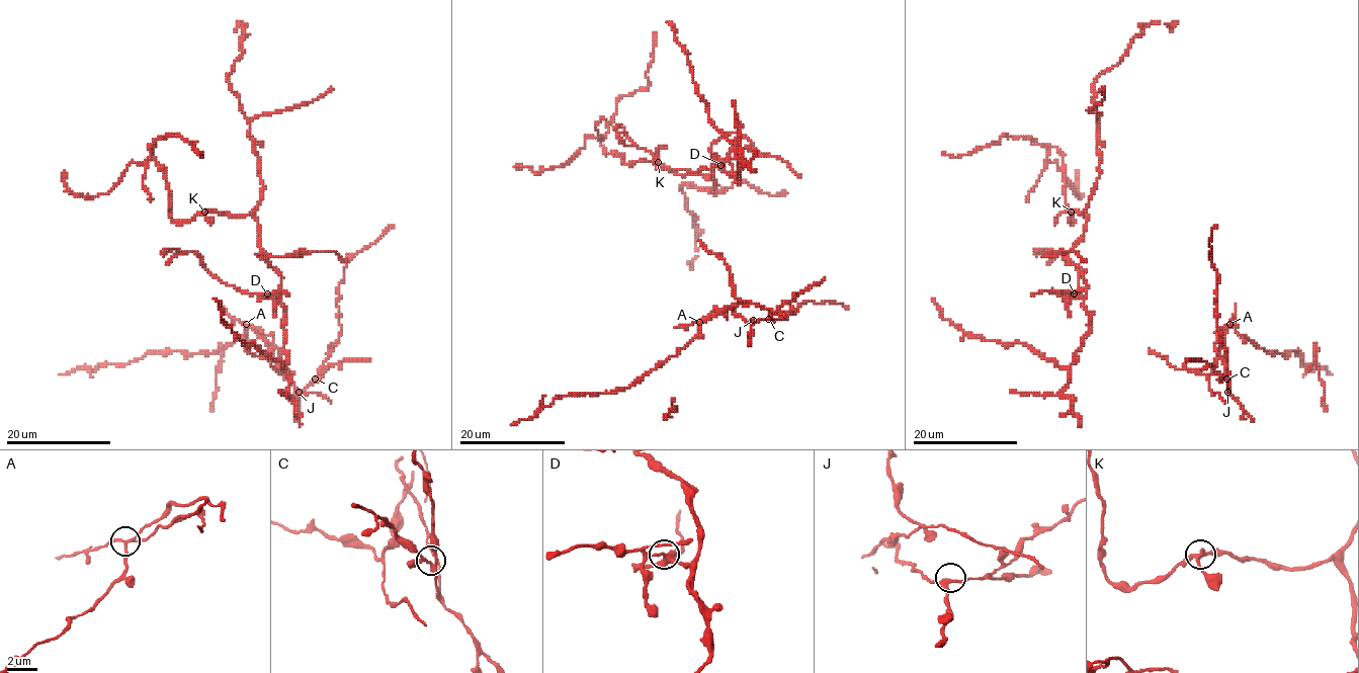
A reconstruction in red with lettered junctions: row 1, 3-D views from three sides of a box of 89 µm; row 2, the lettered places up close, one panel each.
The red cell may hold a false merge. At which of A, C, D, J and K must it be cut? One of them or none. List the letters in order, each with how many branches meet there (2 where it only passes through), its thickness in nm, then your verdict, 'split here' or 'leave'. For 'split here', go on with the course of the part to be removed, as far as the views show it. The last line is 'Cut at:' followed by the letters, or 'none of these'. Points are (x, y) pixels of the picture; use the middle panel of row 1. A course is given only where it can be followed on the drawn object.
A: 4 | 190 nm | split here | (698, 321), (705, 321), (741, 302), (734, 295), (728, 264), (697, 240)
C: 4 | 200 nm | leave
D: 4 | 320 nm | leave
J: 3 | 280 nm | leave
K: 3 | 240 nm | leave
Cut at: A

